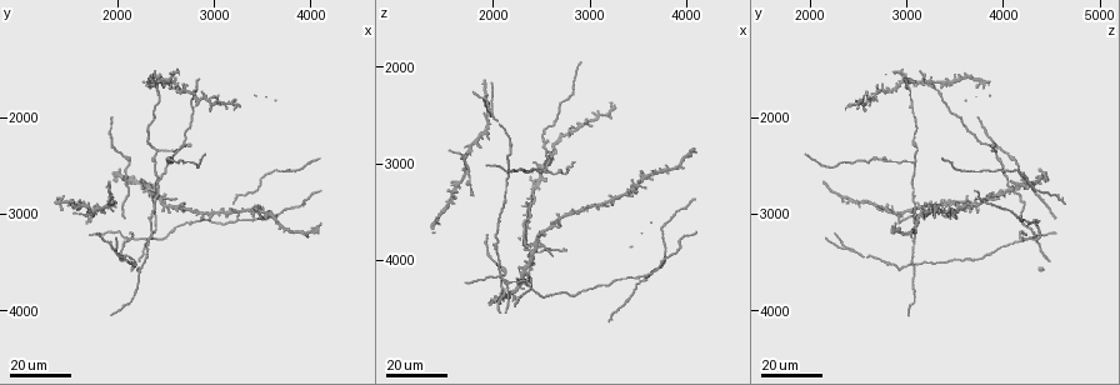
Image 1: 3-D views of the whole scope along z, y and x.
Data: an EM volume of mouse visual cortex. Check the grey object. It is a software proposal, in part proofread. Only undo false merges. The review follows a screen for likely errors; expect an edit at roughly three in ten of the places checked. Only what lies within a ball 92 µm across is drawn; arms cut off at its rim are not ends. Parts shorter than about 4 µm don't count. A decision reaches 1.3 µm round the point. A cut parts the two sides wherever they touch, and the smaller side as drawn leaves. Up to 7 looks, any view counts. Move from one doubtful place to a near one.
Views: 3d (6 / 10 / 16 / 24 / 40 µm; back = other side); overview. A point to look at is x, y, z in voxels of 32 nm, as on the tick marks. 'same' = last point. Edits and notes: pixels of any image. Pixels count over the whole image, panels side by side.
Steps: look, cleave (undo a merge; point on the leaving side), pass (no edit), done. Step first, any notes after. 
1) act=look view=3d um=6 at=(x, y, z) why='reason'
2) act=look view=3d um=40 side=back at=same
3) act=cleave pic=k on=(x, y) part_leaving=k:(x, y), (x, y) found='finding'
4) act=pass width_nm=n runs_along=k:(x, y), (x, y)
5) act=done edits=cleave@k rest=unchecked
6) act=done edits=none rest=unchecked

act=look view=3d um=24 at=(2380, 2740, 4080) why='four or more arms meet'

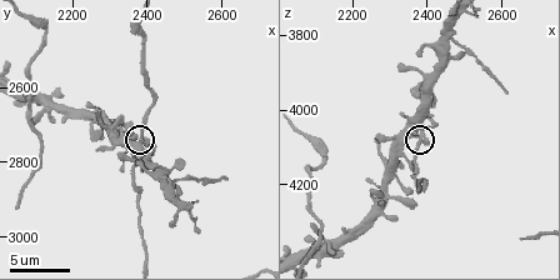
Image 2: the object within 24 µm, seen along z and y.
act=look view=3d um=6 at=(2380, 2730, 4060) why='zoom in'

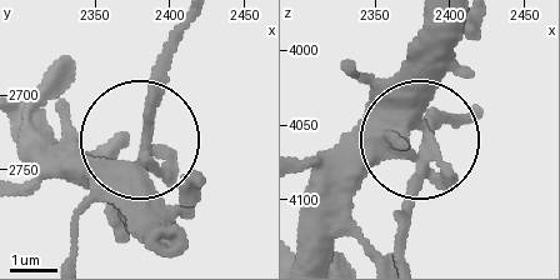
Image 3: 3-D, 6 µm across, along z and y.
act=pass arms=4 runs_along=3:(399, 250), (423, 154), (423, 51) found='one neuron here'

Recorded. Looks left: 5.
act=look view=3d um=10 at=(2090, 2710, 4280) why='side arm on a straight run'

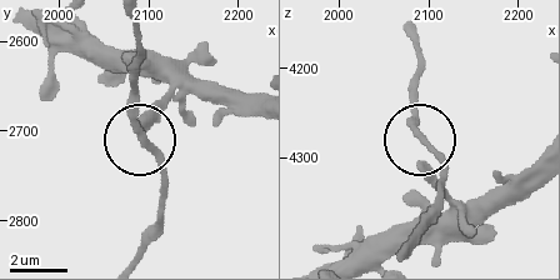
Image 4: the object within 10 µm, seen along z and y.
act=pass width_nm=190 runs_along=4:(258, 114), (186, 95), (150, 119), (140, 140), (165, 200) found='all the same neuron'

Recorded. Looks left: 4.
act=look view=3d um=16 at=(1980, 3380, 2480) why='branch point'

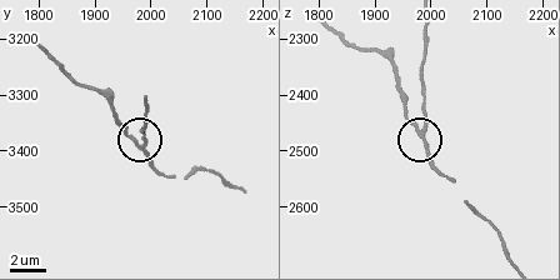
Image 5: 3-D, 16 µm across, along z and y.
act=look view=3d um=6 at=(1980, 3390, 2460)

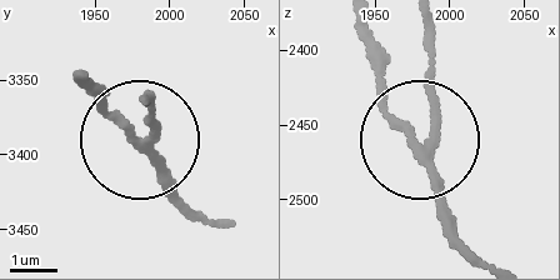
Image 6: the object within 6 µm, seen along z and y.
act=cleave pic=6 on=(151, 121) side_arm_um=12 part_leaving=6:(434, 150), (423, 23) found='a second neuron is stuck on'

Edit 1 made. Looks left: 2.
act=done edits=cleave@6 rest=unchecked

